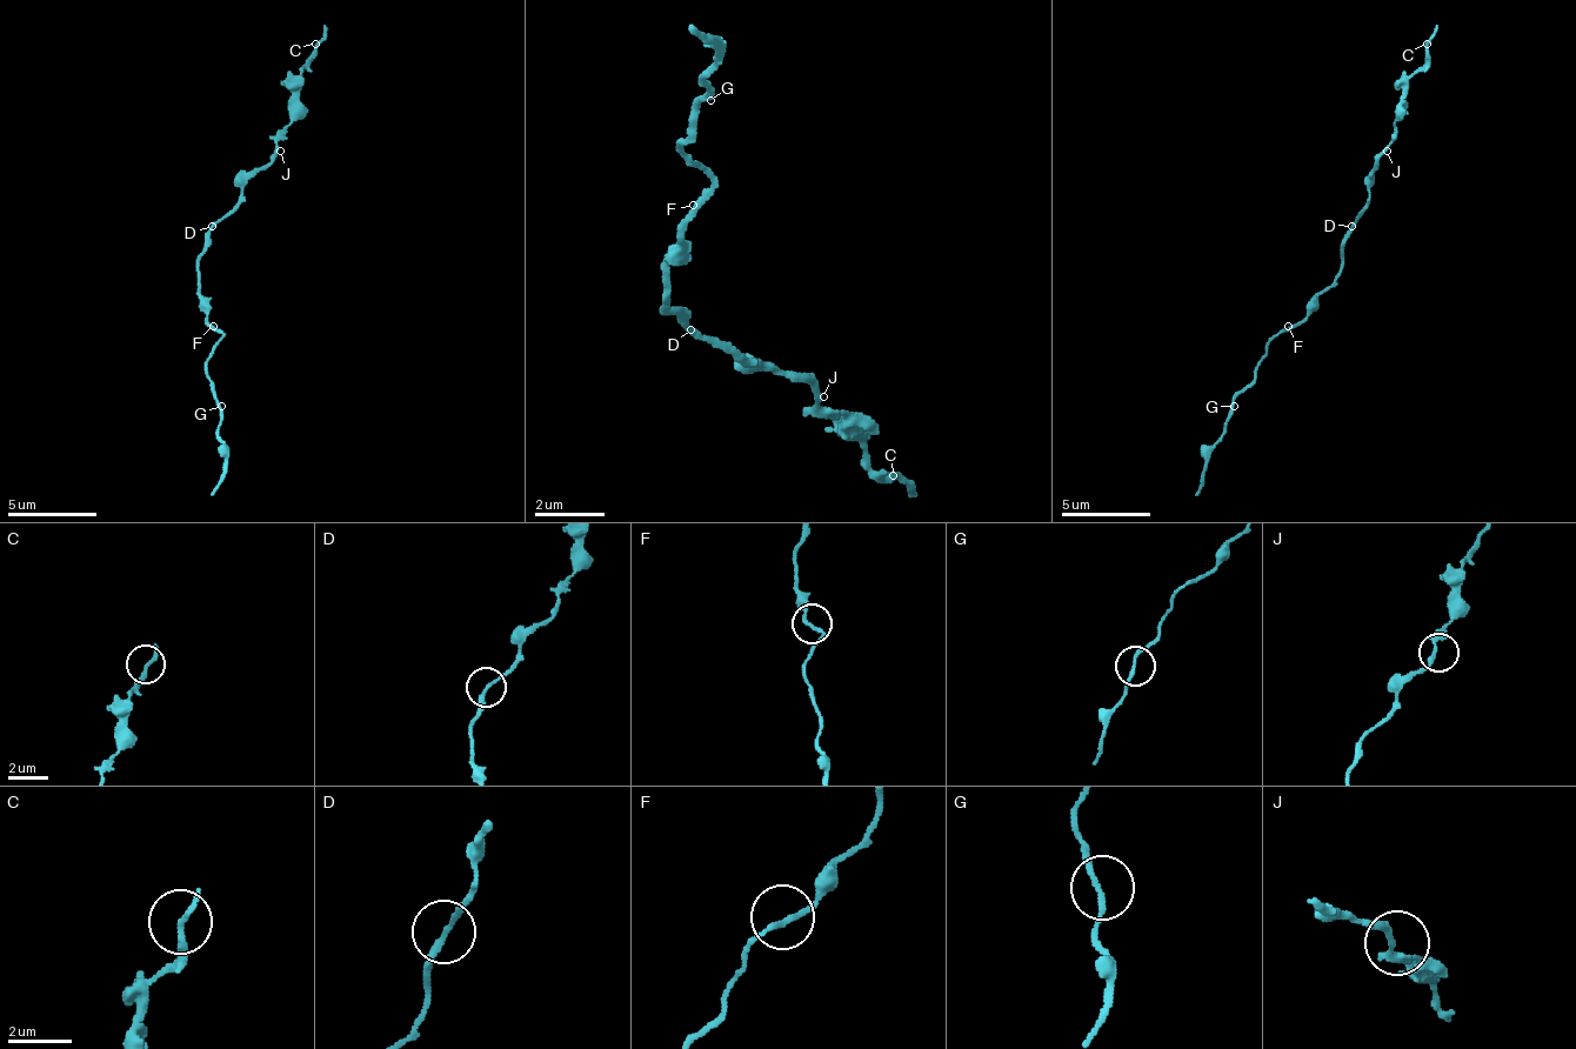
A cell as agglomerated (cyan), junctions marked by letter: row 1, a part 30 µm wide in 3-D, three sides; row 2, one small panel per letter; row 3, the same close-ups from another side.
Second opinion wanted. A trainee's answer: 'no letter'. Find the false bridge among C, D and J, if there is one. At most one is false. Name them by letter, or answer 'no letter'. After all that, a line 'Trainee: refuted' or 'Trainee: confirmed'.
D
Trainee: refuted

